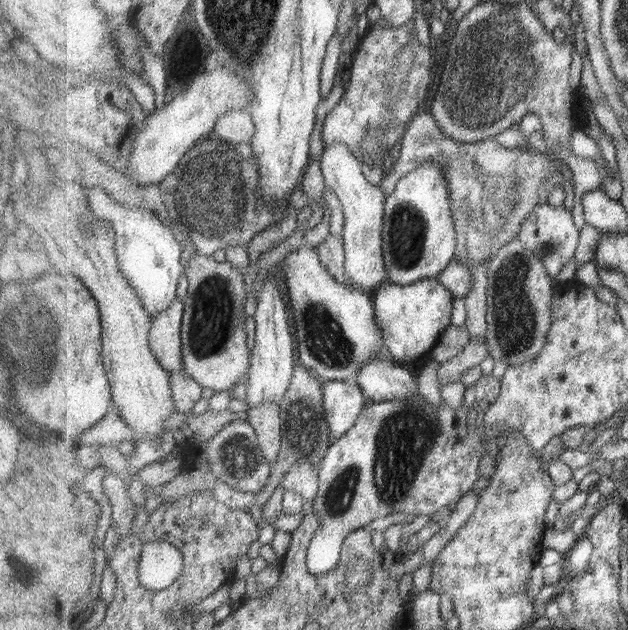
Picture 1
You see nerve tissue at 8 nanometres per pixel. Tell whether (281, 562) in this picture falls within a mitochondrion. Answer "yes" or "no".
no

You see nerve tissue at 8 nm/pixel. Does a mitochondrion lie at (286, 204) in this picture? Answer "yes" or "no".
no

